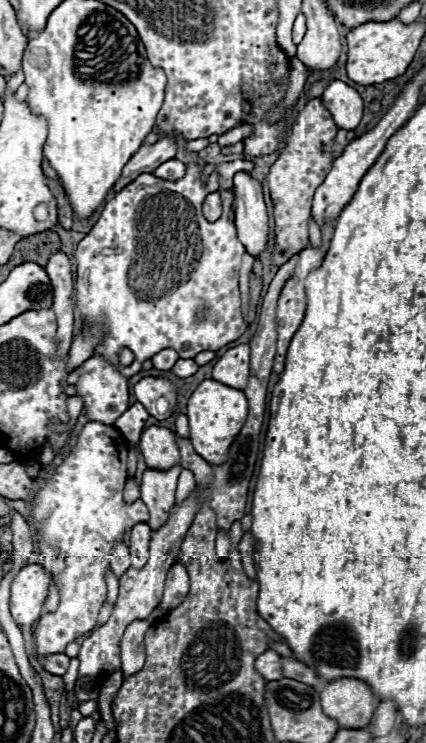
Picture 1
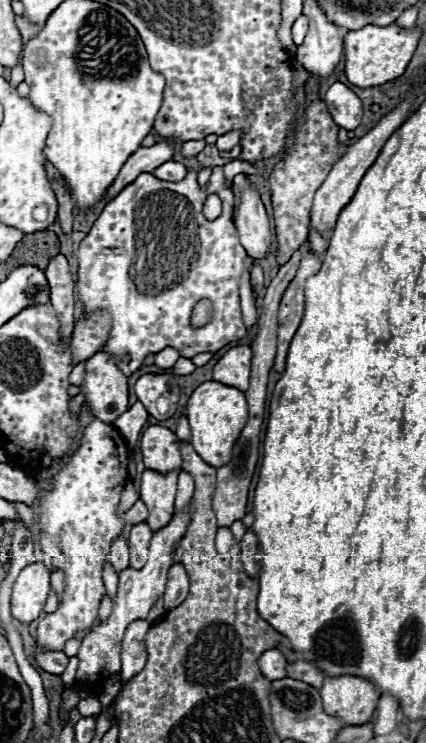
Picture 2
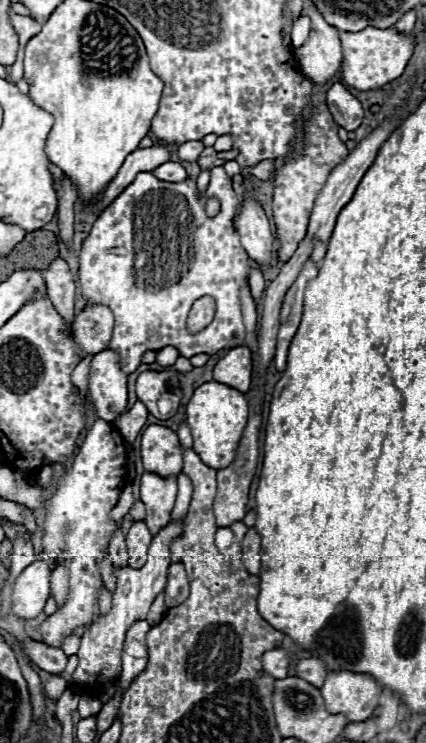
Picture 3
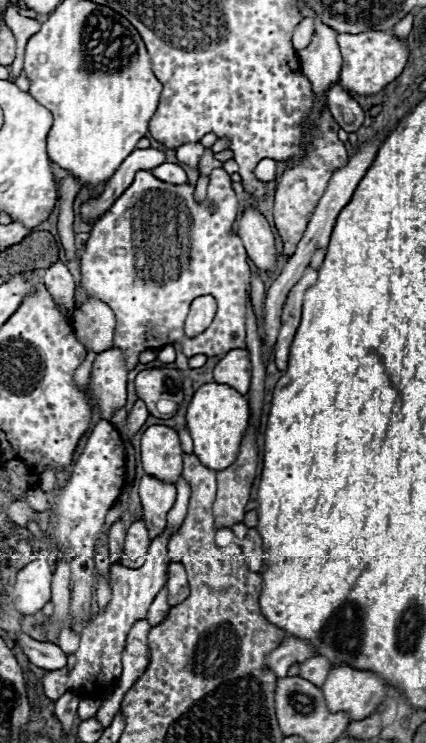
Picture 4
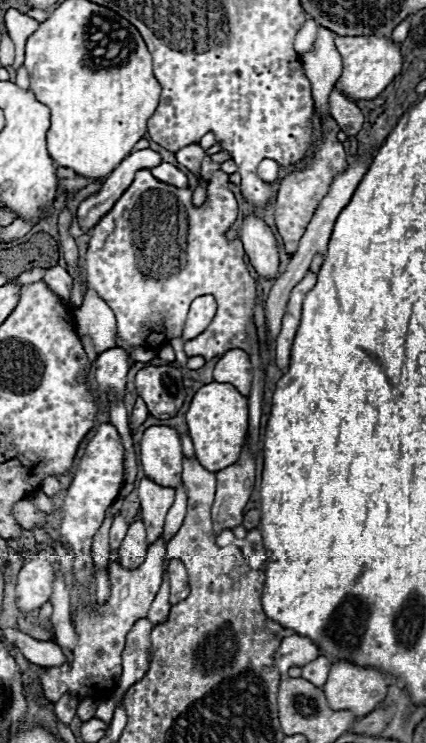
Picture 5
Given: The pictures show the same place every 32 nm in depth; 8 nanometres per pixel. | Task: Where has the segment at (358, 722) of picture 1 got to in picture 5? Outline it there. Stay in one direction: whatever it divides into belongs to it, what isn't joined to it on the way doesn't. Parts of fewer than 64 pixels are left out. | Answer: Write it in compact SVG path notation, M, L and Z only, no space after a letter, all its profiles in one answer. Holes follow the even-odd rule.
M332 664L326 684L322 686L332 710L350 710L356 718L368 716L386 696L386 678L374 668L354 668L354 664Z

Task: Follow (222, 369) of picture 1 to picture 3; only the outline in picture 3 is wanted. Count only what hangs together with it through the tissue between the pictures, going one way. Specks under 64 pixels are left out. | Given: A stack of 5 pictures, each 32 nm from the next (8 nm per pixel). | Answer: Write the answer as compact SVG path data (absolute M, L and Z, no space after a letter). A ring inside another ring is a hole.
M238 346L226 352L224 358L214 366L214 380L226 386L232 386L240 392L250 388L252 374L252 352L248 346Z

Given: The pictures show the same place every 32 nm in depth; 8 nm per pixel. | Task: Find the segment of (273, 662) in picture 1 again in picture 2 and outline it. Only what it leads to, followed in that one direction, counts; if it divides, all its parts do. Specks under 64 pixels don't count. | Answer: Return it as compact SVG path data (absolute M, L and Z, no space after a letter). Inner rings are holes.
M266 650L260 658L258 658L258 666L260 672L268 678L268 680L282 680L286 676L286 658L278 652L278 650Z

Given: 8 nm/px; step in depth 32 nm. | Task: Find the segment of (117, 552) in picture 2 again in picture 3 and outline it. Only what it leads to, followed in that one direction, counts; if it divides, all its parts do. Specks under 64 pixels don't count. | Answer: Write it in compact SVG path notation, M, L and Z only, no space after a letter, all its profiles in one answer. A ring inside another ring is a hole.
M118 530L112 540L110 540L110 548L108 548L108 558L112 562L114 568L124 568L128 566L128 552L126 552L126 540L124 540L124 534L122 530Z

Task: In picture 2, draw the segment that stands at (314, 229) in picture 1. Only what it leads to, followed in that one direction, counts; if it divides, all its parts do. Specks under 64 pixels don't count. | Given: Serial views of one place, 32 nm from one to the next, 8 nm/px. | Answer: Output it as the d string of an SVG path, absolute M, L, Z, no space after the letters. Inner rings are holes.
M311 230L309 233L309 241L311 243L312 250L314 250L318 257L322 258L328 246L325 240L317 231Z

